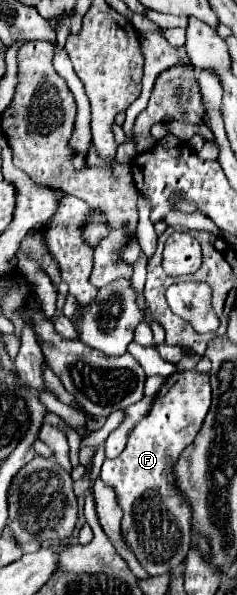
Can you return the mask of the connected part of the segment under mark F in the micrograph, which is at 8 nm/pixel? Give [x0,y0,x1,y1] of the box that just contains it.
[99,370,211,576]

